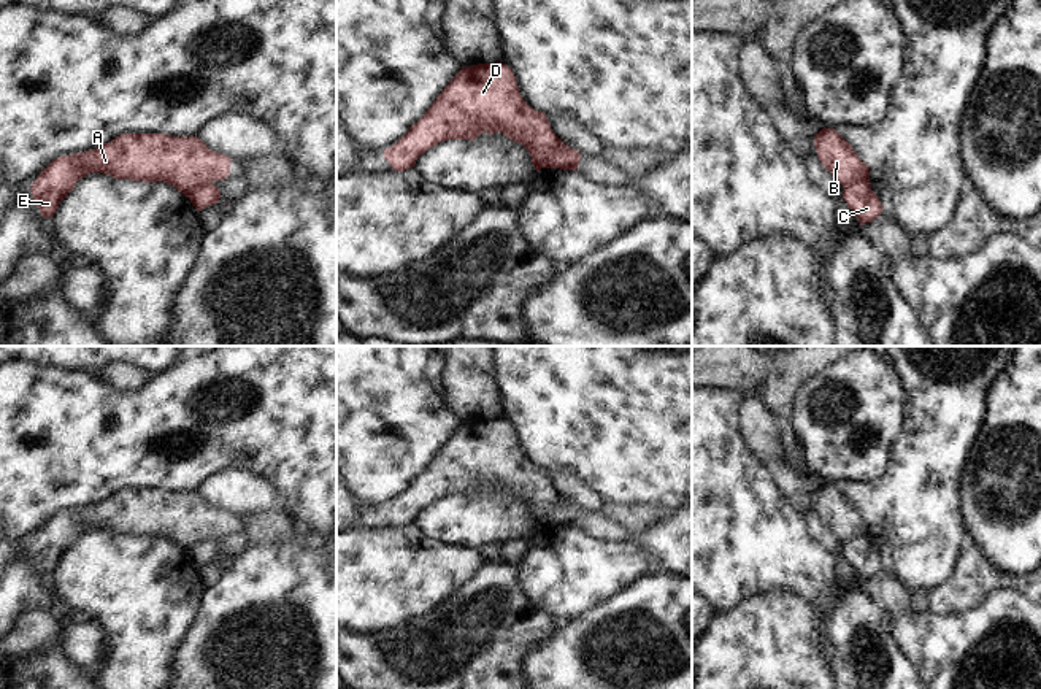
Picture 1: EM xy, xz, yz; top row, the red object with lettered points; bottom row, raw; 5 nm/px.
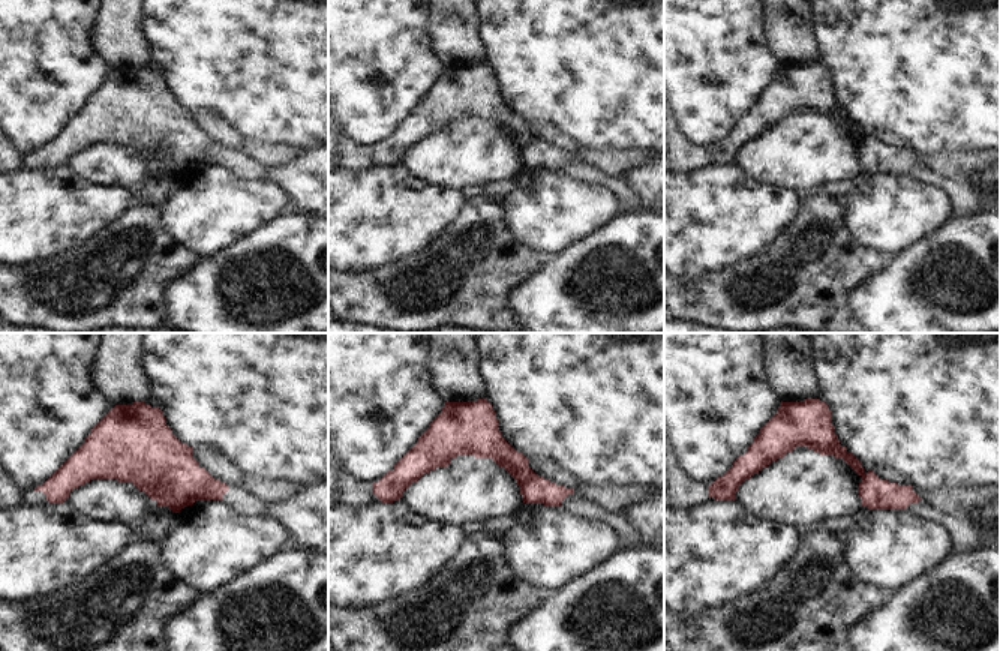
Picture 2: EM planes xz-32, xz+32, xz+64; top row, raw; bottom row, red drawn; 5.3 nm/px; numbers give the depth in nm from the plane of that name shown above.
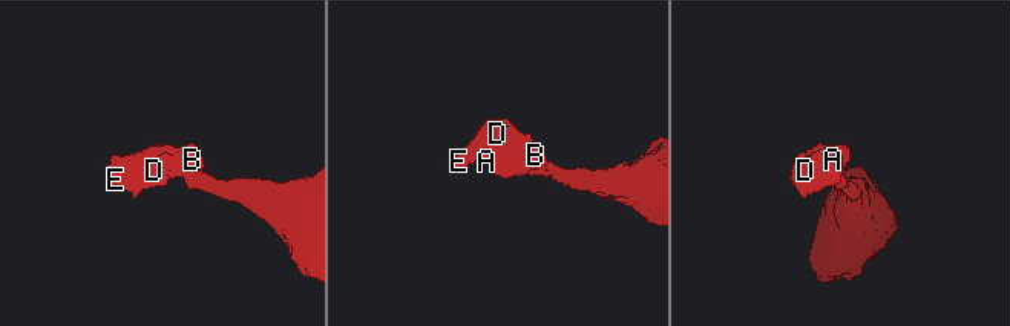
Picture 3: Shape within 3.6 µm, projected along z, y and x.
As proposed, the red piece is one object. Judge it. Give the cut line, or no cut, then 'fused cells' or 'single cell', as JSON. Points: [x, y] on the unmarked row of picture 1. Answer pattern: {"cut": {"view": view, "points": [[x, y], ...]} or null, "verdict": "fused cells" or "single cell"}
{"cut": {"view": "xz", "points": [[565, 500], [543, 523]]}, "verdict": "fused cells"}

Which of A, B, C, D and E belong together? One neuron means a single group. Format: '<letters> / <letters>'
A B D E / C

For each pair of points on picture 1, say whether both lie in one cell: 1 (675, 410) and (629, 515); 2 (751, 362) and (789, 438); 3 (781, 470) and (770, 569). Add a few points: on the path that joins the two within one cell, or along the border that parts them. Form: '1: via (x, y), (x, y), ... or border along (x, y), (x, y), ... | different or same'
1: border along (603, 499), (648, 502), (665, 510) | different
2: via (770, 381), (776, 388), (784, 419) | same
3: border along (757, 454), (762, 465), (794, 502) | different

